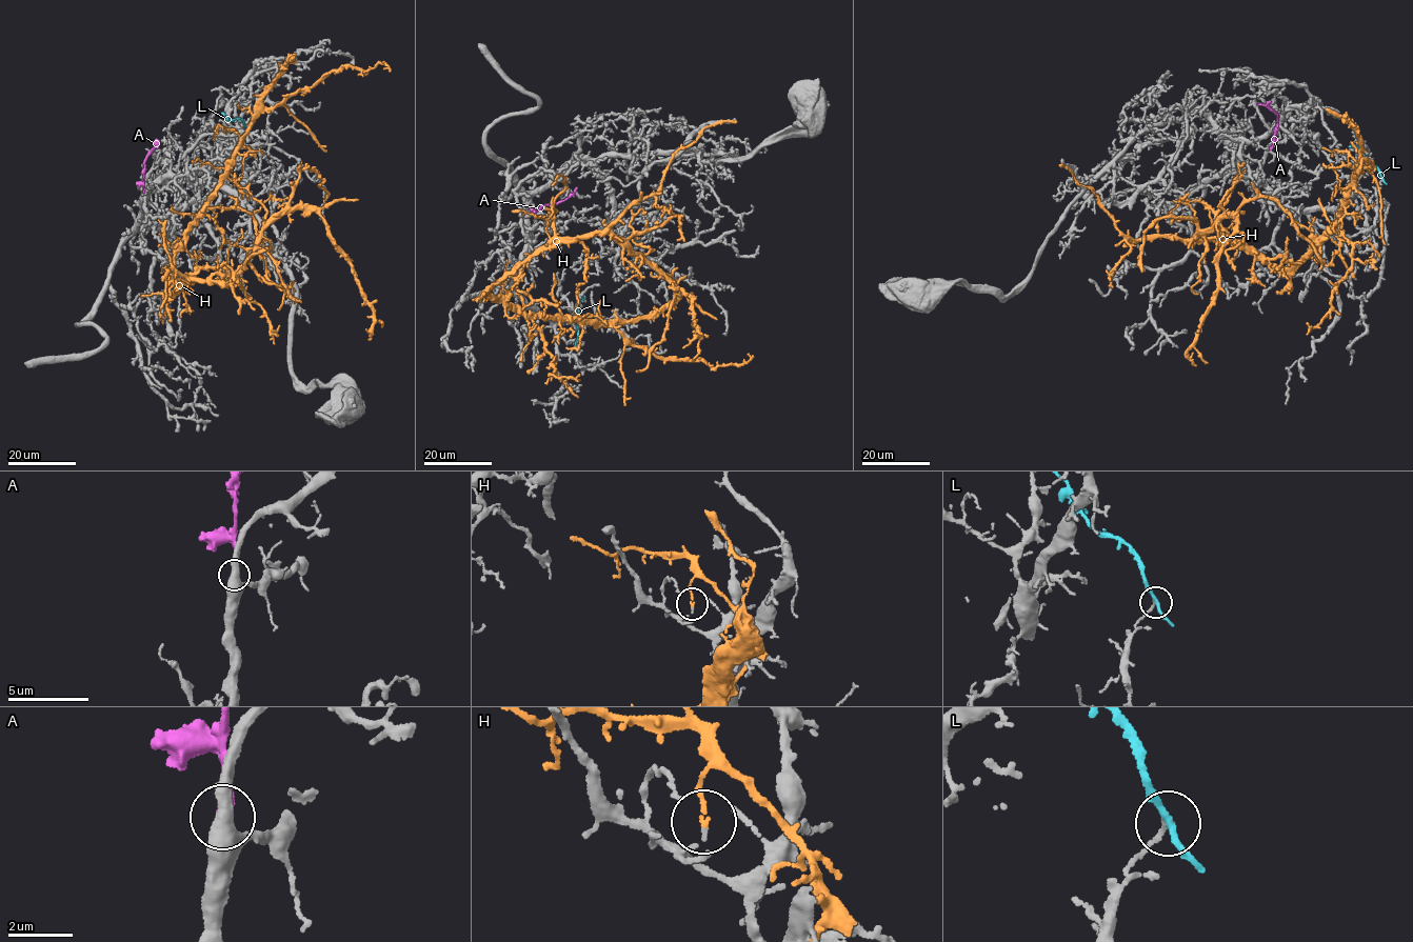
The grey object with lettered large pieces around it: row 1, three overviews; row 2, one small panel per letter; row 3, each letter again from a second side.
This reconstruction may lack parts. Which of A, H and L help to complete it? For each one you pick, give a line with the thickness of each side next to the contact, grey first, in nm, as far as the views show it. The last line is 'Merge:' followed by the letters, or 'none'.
Merge: none

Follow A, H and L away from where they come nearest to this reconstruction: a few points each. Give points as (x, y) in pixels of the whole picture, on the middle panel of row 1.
A: (534, 212), (568, 197), (577, 187)
H: (578, 302), (580, 323), (560, 322), (489, 292), (560, 241), (605, 233), (690, 296), (700, 337), (682, 348)
L: (575, 342), (577, 309), (584, 296)

